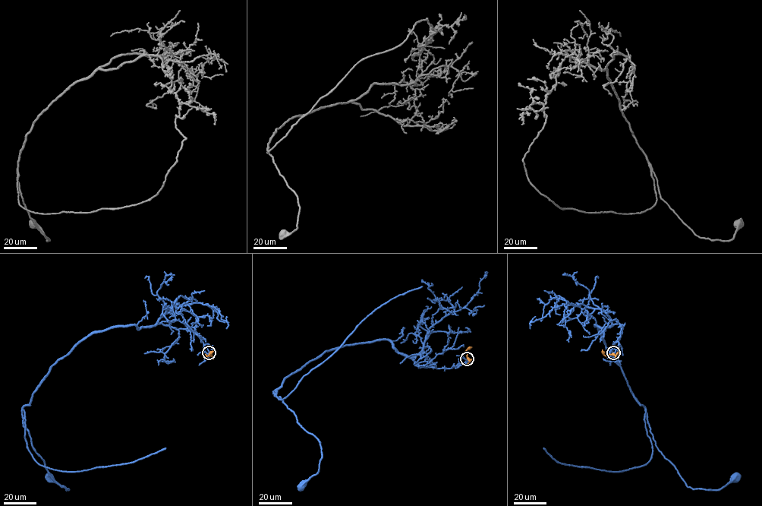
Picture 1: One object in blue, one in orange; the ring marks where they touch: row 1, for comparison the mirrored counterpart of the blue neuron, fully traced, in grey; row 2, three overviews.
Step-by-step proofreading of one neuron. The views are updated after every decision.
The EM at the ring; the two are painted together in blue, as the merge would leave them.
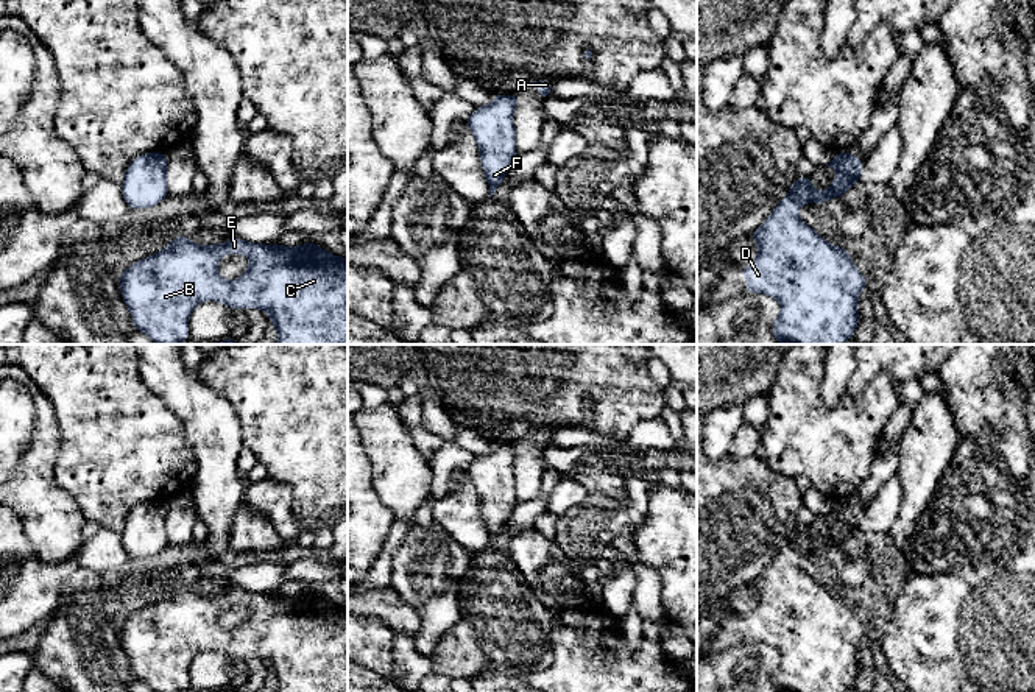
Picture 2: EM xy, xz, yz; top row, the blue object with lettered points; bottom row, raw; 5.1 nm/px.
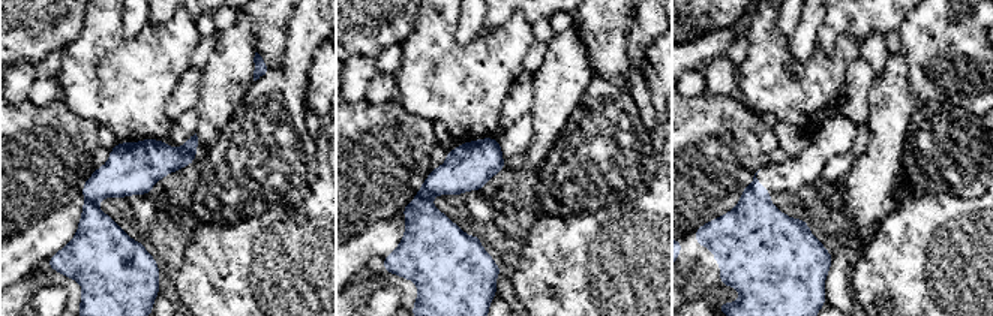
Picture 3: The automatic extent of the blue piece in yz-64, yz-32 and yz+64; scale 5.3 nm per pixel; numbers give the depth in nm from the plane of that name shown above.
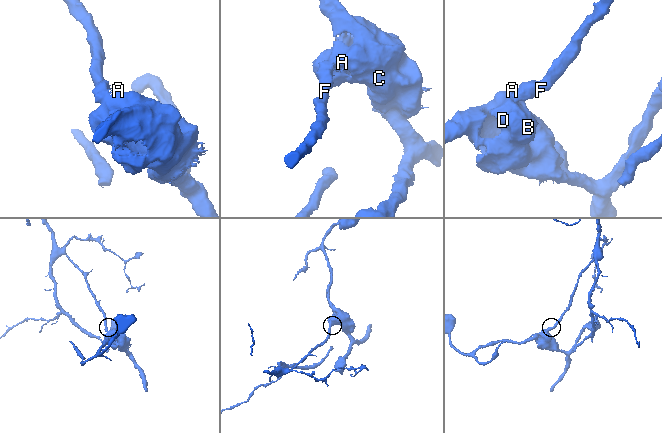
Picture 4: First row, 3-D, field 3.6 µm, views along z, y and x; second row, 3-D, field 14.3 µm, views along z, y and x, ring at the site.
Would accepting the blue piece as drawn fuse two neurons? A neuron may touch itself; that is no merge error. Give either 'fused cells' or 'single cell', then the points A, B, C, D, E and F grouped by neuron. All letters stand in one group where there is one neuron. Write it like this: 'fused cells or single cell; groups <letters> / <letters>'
fused cells; groups A B C D E / F

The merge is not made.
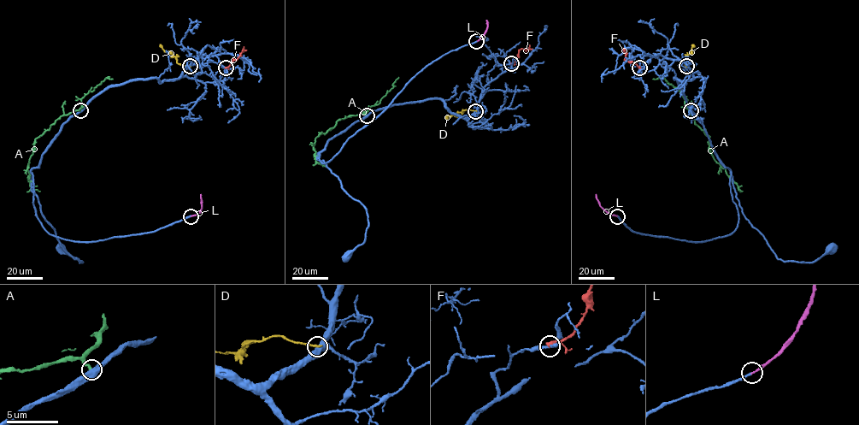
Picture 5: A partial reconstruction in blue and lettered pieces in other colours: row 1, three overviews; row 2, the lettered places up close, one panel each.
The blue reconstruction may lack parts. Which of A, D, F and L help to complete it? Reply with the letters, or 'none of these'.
L

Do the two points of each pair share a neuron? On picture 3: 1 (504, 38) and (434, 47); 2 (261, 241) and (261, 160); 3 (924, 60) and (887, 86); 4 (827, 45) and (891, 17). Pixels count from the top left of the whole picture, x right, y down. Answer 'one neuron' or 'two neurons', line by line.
1: one neuron
2: two neurons
3: two neurons
4: one neuron

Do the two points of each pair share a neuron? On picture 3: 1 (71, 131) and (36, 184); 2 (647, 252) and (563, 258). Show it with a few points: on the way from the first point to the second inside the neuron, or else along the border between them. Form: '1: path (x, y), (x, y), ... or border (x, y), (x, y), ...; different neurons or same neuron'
1: path (57, 144), (33, 171); same neuron
2: path (626, 258), (584, 258); same neuron

